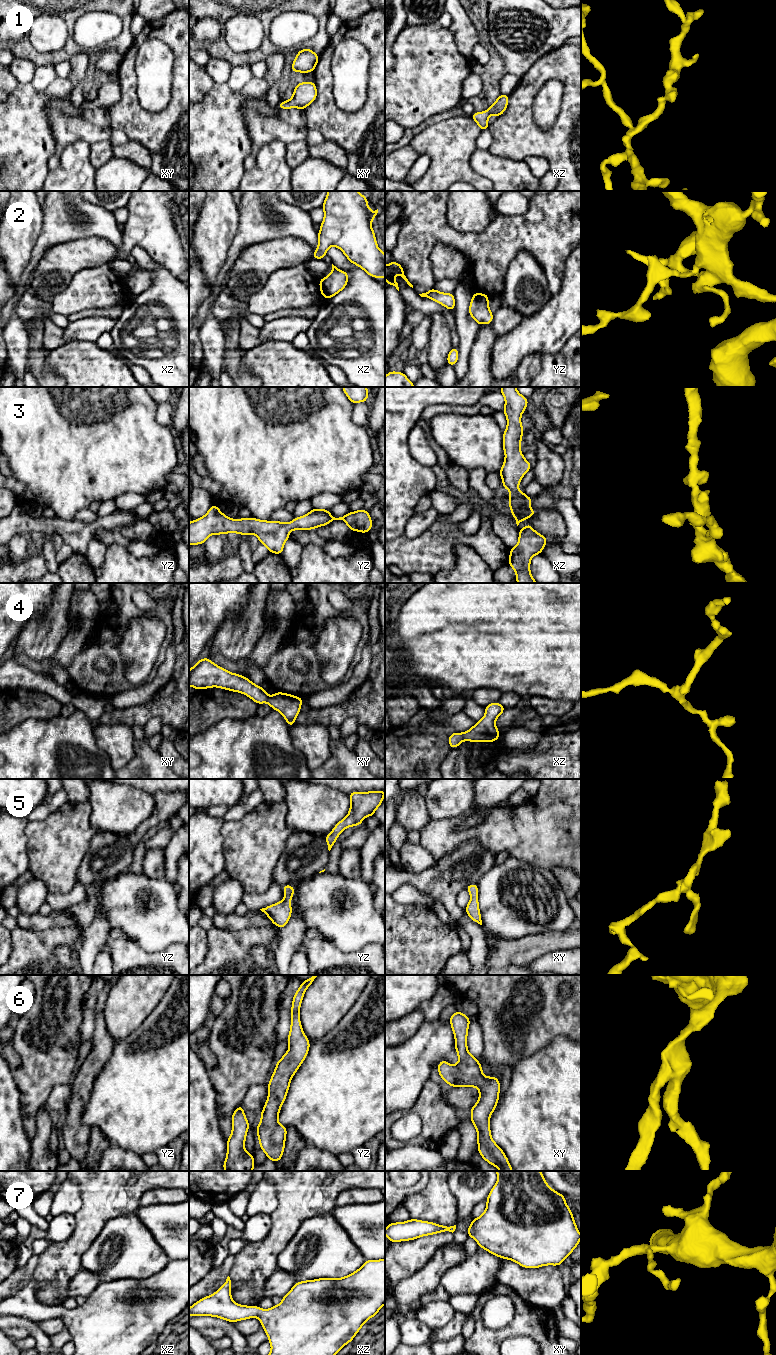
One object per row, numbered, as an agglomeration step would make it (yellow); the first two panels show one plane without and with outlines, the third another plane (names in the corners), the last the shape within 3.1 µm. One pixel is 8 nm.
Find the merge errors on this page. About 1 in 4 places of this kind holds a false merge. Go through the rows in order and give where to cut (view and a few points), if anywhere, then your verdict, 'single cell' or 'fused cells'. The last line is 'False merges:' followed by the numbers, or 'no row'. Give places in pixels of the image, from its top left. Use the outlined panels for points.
1: cut none; single cell
2: cut none; single cell
3: cut none; single cell
4: cut none; single cell
5: cut none; single cell
6: cut none; single cell
7: cut none; single cell
False merges: no row

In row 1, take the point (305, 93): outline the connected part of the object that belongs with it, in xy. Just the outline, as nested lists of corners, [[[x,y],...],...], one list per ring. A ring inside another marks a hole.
[[[300,82],[294,89],[290,100],[280,102],[279,109],[299,108],[302,111],[317,97],[317,88],[314,82]]]

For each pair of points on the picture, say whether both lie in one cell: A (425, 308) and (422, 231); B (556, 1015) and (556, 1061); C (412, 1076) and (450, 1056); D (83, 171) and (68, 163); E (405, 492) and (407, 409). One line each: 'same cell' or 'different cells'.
A: different cells
B: different cells
C: same cell
D: same cell
E: same cell

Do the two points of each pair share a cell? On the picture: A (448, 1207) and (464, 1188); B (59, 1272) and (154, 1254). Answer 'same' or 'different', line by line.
A: different
B: different

